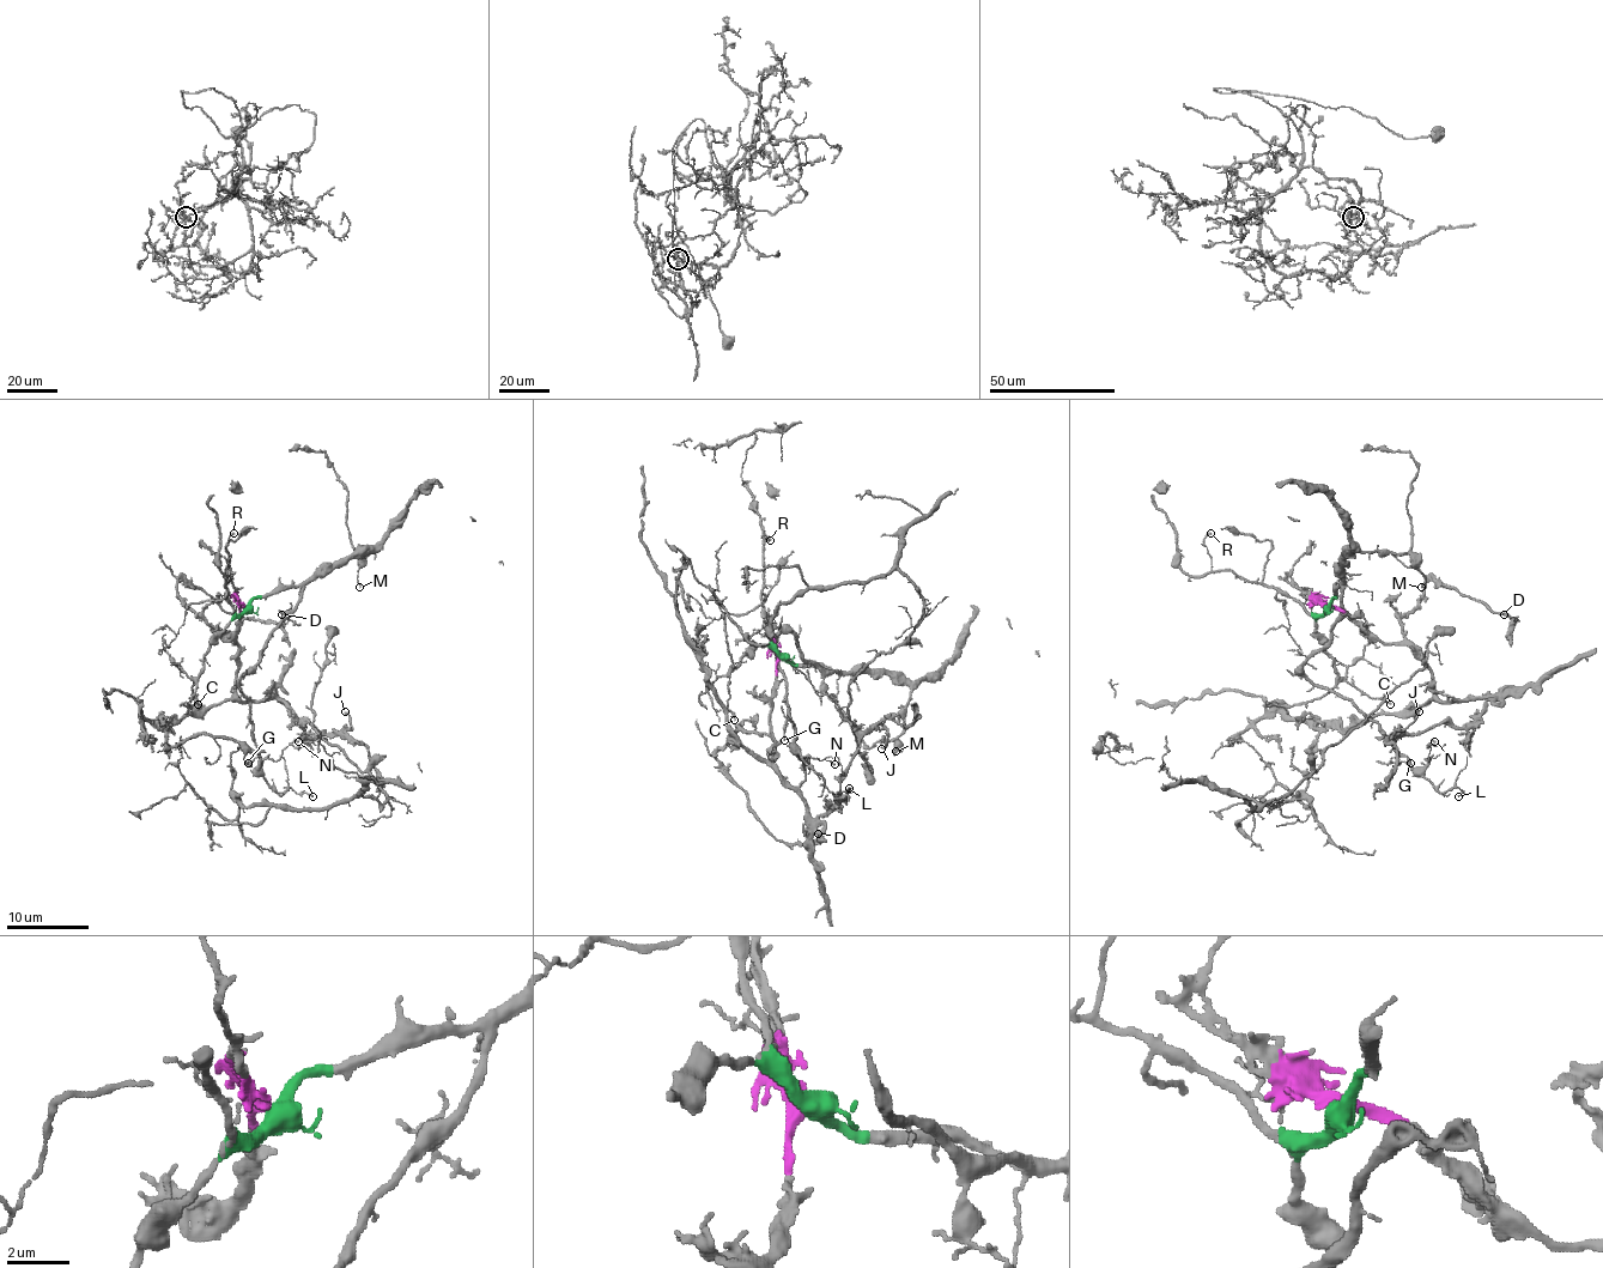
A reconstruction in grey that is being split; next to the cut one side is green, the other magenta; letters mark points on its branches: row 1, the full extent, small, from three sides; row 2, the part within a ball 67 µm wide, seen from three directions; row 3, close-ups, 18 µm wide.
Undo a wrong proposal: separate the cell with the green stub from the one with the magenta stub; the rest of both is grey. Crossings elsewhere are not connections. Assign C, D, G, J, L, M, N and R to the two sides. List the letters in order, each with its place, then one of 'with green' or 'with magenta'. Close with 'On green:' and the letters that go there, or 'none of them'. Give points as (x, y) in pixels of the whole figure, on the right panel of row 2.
C: at (1390, 704); with green
D: at (1504, 614); with magenta
G: at (1410, 763); with green
J: at (1419, 711); with magenta
L: at (1458, 796); with green
M: at (1421, 587); with green
N: at (1434, 741); with green
R: at (1210, 533); with green
On green: C, G, L, M, N, R

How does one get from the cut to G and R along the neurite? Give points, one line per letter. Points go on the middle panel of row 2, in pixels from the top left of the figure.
G: (781, 656), (838, 671), (807, 662), (796, 639), (782, 634), (776, 662), (795, 728), (789, 720), (784, 740)
R: (781, 656), (764, 620), (761, 602), (764, 534), (770, 540)

